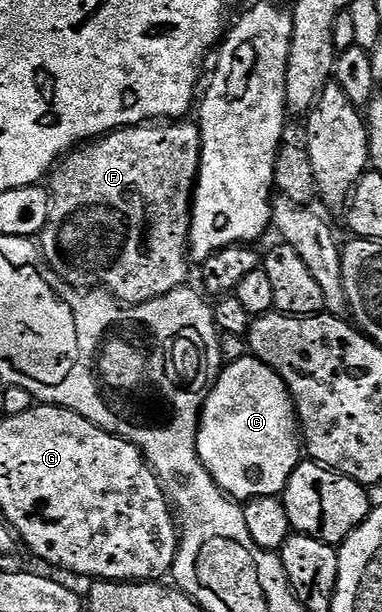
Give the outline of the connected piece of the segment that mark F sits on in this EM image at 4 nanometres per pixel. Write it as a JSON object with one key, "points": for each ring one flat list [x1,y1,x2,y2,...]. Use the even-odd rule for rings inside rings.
{"points":[[178,119,173,123,147,123,128,129,116,129,113,133,97,138,81,147,75,148,53,170,54,182,48,185,52,194,50,221,43,227,40,234,42,253,46,261,70,285,86,285,82,287,101,287,113,297,127,305,139,305,157,297,163,297,168,291,181,289,187,284,186,276,192,268,188,260,190,244,190,207,194,195,194,187,198,180,198,160,202,154,202,130,193,120]]}

